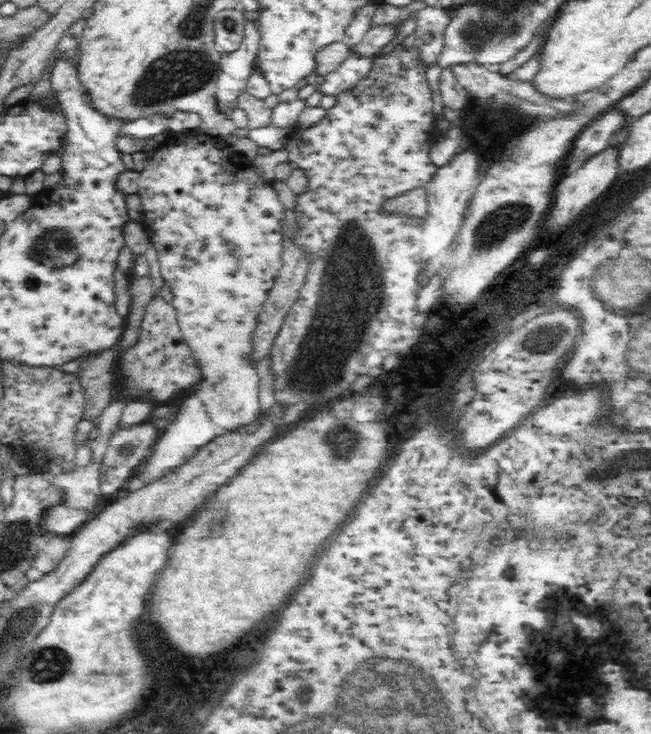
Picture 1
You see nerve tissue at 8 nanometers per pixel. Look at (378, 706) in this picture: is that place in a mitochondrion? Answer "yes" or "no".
yes

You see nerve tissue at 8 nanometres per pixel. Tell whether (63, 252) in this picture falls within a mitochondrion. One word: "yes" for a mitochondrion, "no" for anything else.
yes

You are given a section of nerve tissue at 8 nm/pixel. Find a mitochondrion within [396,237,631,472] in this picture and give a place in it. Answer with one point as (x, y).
(553, 340)

